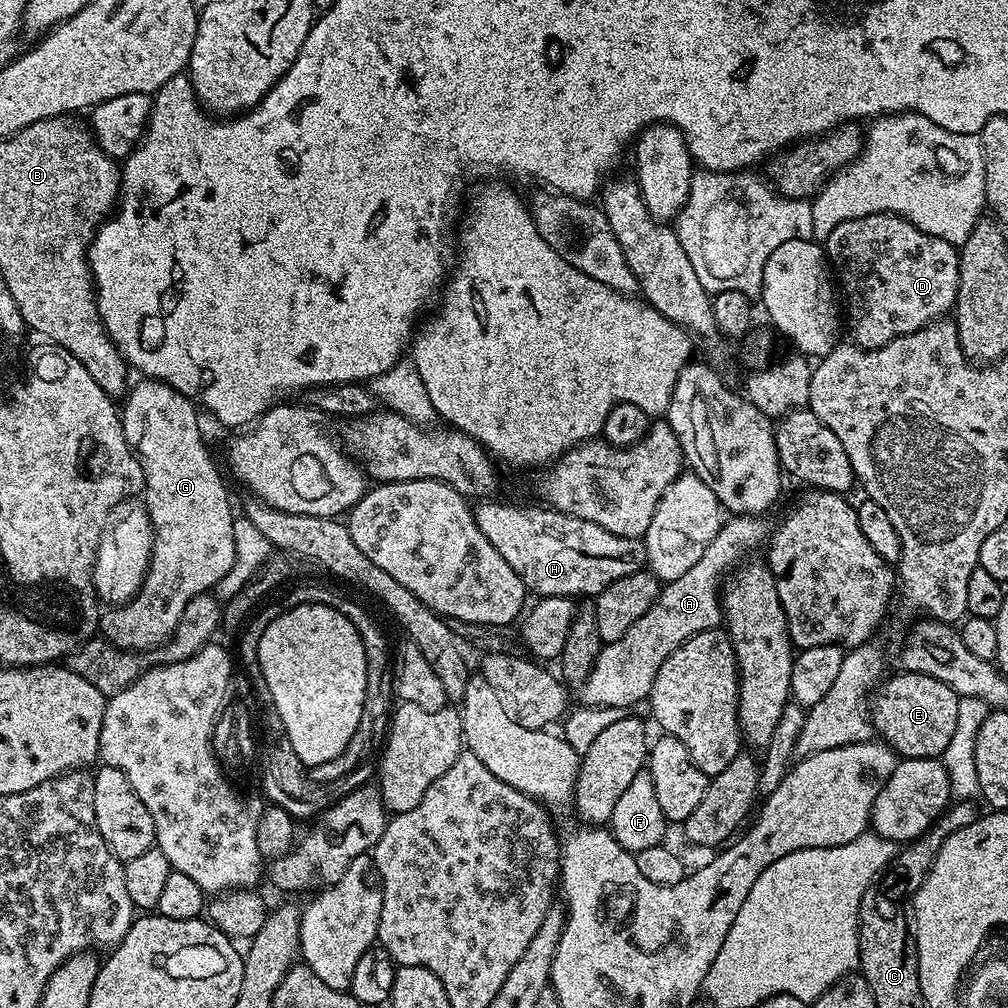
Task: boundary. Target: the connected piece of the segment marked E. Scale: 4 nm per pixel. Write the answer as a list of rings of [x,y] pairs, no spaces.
[[[897,672],[897,676],[889,675],[871,693],[870,719],[875,735],[897,757],[905,760],[940,758],[953,737],[954,726],[957,725],[960,697],[954,690],[950,690],[950,686],[946,686],[946,682],[938,682],[938,678],[917,672]]]

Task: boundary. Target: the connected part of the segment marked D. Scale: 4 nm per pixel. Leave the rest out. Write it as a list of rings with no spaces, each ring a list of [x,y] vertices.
[[[879,212],[842,222],[834,226],[834,230],[828,235],[826,255],[831,271],[838,281],[843,303],[844,300],[848,303],[847,335],[849,332],[852,335],[849,336],[851,343],[860,348],[886,346],[886,342],[924,328],[953,311],[958,294],[960,265],[957,245],[918,230],[918,226],[911,224],[904,216]]]

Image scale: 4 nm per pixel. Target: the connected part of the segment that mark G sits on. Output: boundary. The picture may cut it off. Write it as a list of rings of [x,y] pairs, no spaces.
[[[140,378],[140,381],[131,385],[126,399],[122,404],[122,419],[124,422],[124,437],[132,451],[140,459],[140,465],[144,471],[144,490],[142,493],[142,503],[148,509],[149,520],[152,523],[152,556],[148,564],[148,572],[145,574],[144,583],[139,588],[139,592],[133,596],[127,603],[121,603],[113,607],[113,612],[105,611],[98,625],[99,631],[106,637],[108,643],[115,644],[116,647],[125,650],[152,650],[164,643],[171,636],[172,632],[178,626],[182,616],[182,610],[186,610],[186,602],[198,594],[215,589],[218,581],[223,578],[234,564],[234,513],[232,513],[232,504],[228,501],[228,488],[224,485],[224,480],[220,477],[220,472],[216,469],[214,461],[208,457],[208,448],[204,445],[204,436],[200,433],[200,420],[196,417],[198,408],[187,396],[183,396],[178,390],[171,388],[169,384],[163,384],[160,380],[151,378]]]

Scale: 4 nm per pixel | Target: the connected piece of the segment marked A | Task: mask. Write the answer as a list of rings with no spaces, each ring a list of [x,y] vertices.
[[[736,514],[728,519],[721,523],[718,534],[714,534],[710,546],[706,546],[706,550],[702,550],[702,558],[698,560],[697,565],[690,566],[690,570],[686,570],[686,574],[682,574],[682,578],[667,581],[661,587],[654,606],[650,606],[650,610],[646,610],[646,614],[642,614],[642,618],[638,618],[638,622],[634,622],[634,626],[630,626],[630,630],[626,630],[626,634],[622,634],[622,638],[618,638],[613,644],[604,644],[601,647],[588,676],[579,685],[579,703],[581,705],[620,707],[628,710],[631,709],[631,704],[636,704],[639,700],[647,701],[652,695],[654,678],[658,674],[659,668],[662,667],[662,662],[666,662],[666,658],[670,658],[670,654],[674,654],[674,650],[682,647],[694,634],[715,628],[721,623],[722,581],[733,571],[734,565],[737,563],[735,560],[747,548],[756,548],[760,543],[763,545],[770,536],[770,528],[763,524],[763,519],[760,516]]]

